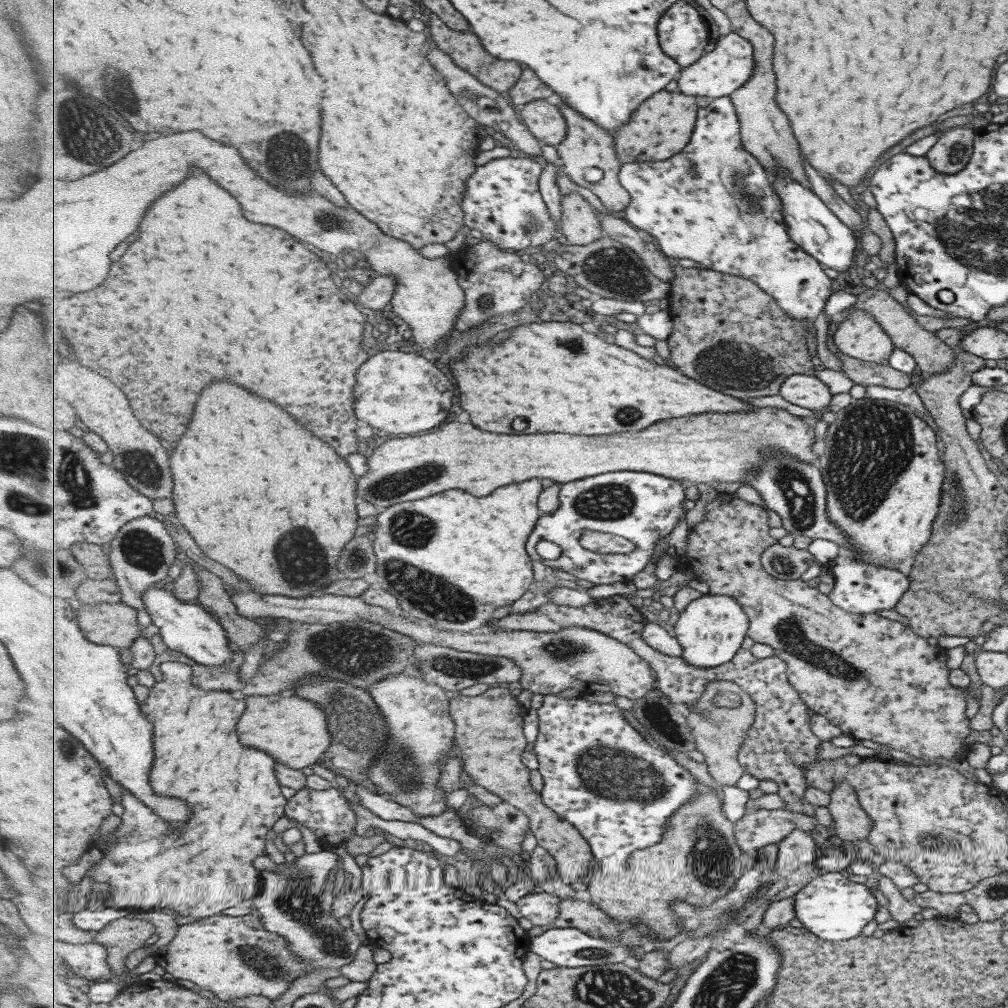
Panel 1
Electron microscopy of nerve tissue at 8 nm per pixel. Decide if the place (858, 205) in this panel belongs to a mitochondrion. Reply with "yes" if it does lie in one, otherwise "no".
no

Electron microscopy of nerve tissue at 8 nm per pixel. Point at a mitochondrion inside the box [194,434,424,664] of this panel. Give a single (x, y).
(301, 562)

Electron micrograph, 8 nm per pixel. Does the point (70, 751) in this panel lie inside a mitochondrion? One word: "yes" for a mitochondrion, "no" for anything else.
yes

